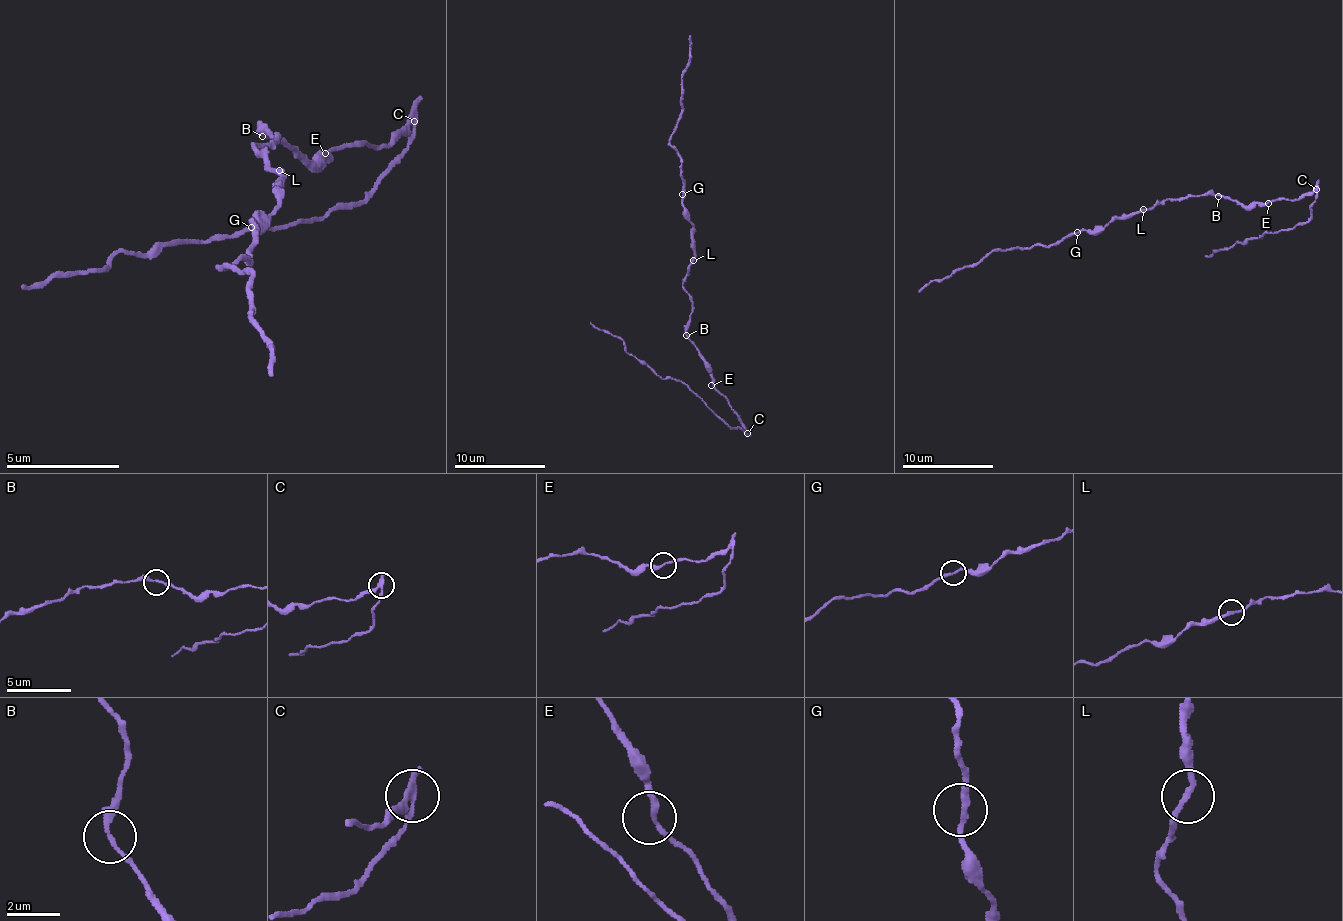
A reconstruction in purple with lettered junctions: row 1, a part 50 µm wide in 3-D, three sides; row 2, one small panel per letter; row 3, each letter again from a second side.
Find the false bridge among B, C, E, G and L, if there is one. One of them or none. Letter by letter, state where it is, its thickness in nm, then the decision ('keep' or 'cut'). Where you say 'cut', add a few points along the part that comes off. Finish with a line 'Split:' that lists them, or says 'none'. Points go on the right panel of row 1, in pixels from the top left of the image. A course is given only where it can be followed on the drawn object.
B: (1218, 196) | 240 nm | keep
C: (1316, 189) | 240 nm | cut | (1316, 189), (1316, 203), (1304, 223), (1252, 237), (1245, 243), (1238, 241), (1211, 255), (1204, 255)
E: (1268, 203) | 240 nm | keep
G: (1077, 232) | 220 nm | keep
L: (1143, 209) | 200 nm | keep
Split: C

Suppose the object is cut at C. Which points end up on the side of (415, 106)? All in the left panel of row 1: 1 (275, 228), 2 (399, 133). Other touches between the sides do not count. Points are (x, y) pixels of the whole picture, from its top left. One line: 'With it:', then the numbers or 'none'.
With it: 2

